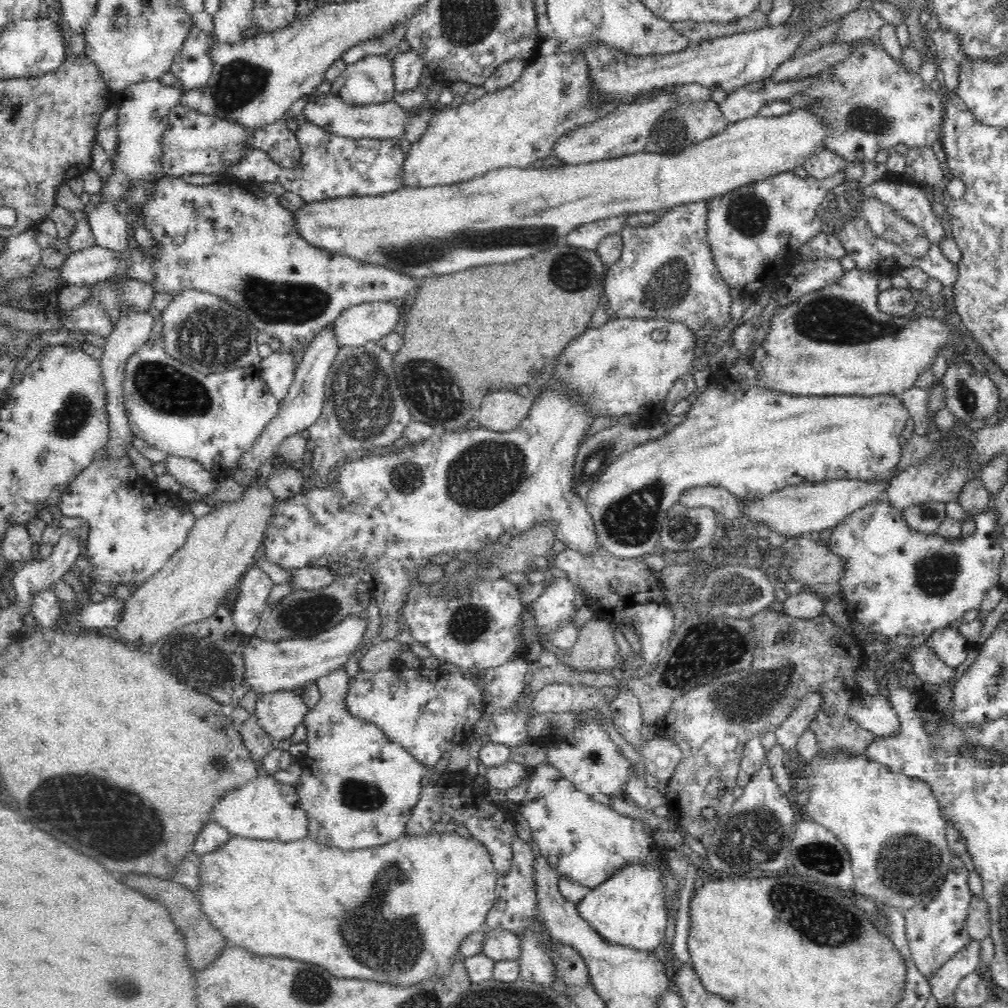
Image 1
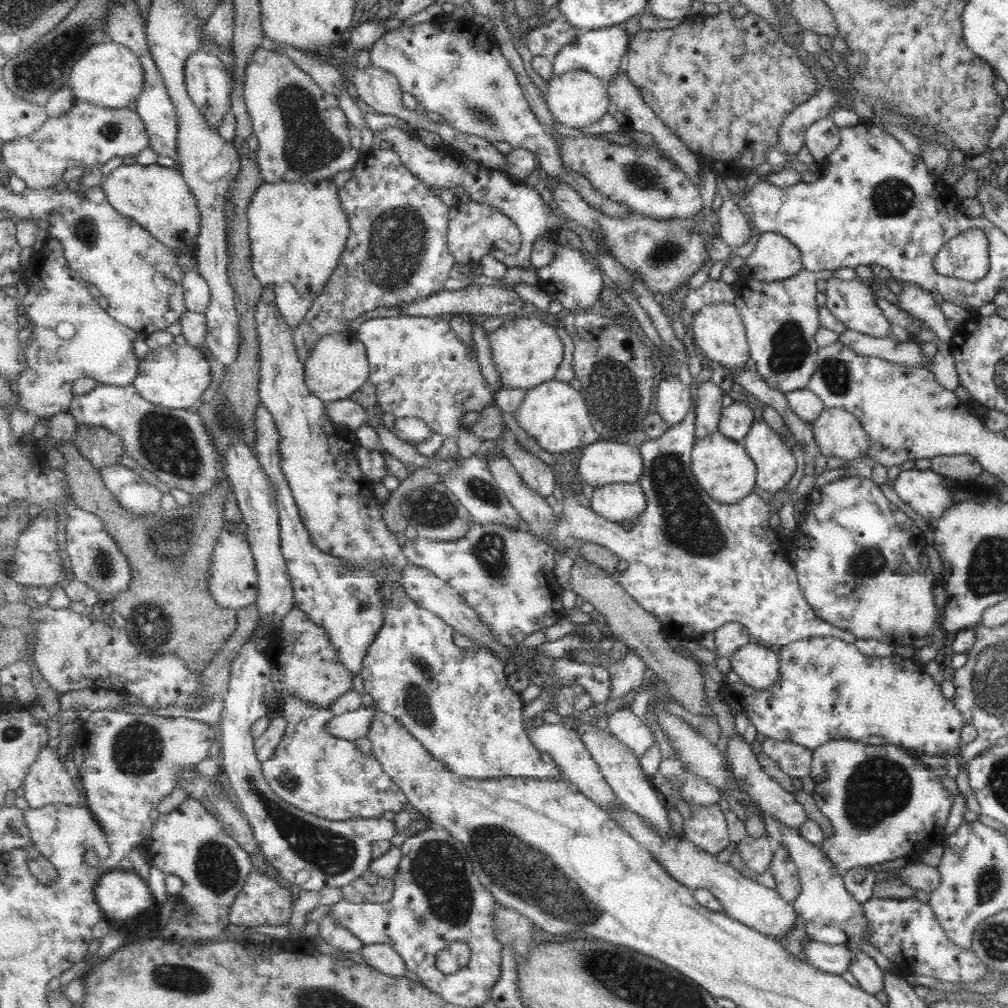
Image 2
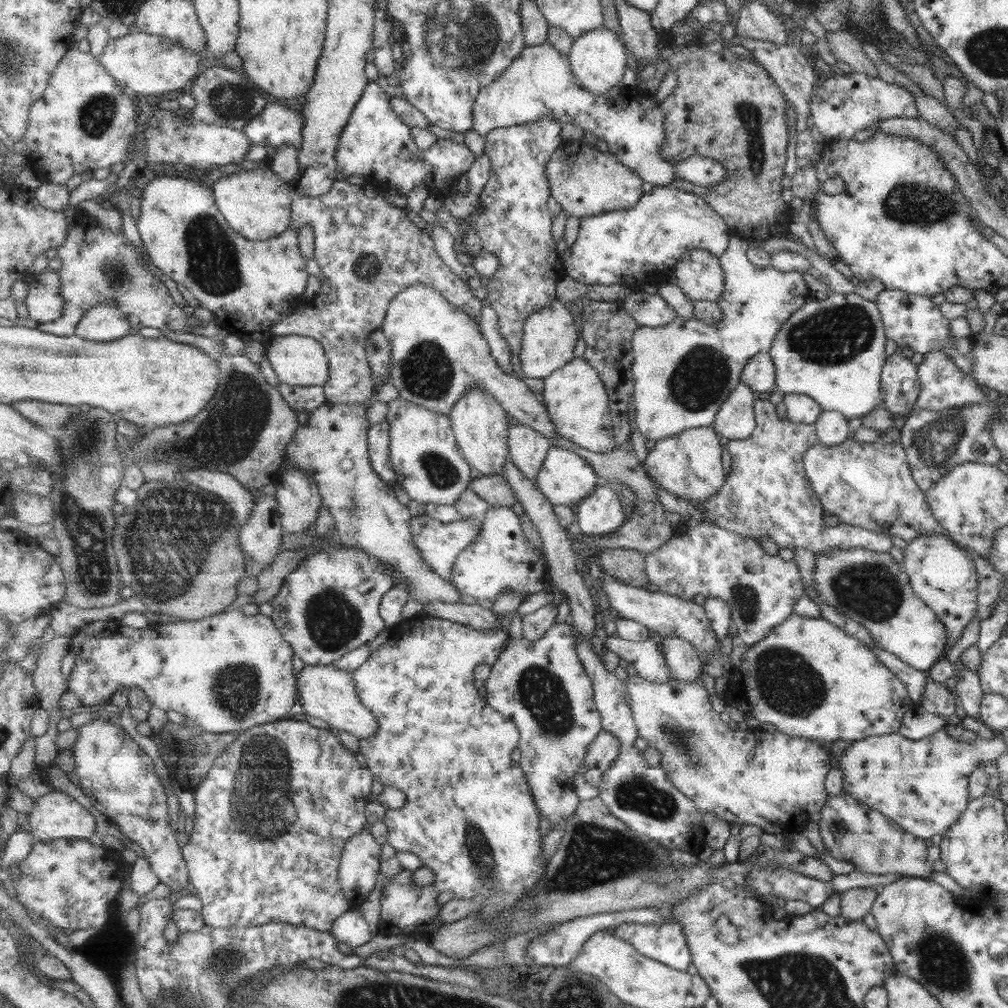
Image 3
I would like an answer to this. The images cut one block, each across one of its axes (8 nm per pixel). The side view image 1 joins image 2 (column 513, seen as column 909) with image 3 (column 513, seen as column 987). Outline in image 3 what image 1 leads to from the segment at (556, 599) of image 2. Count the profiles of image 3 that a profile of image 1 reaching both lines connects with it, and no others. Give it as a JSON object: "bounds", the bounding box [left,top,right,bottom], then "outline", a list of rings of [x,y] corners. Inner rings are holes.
{"bounds":[452,506,550,604],"outline":[[[492,506],[489,512],[485,514],[483,519],[483,530],[480,536],[473,544],[470,544],[455,561],[453,565],[452,582],[456,588],[463,594],[475,599],[490,600],[494,604],[502,595],[506,593],[516,593],[522,602],[527,598],[540,594],[550,585],[550,565],[547,562],[546,554],[543,549],[537,549],[533,545],[533,541],[525,535],[523,531],[523,523],[521,523],[521,516],[513,512],[512,508],[507,506]]]}

